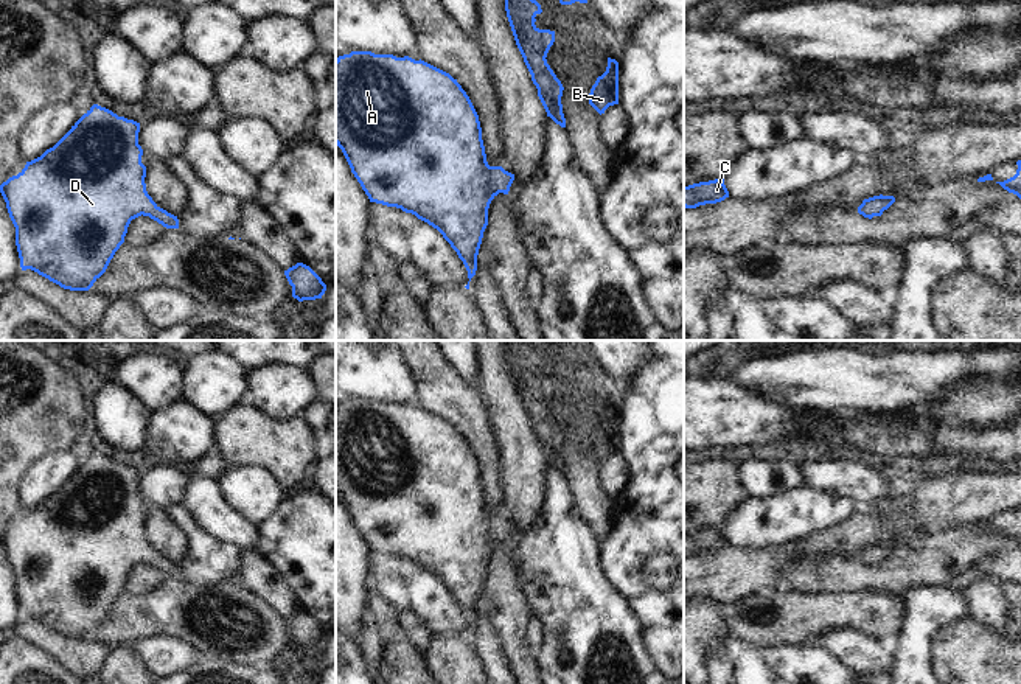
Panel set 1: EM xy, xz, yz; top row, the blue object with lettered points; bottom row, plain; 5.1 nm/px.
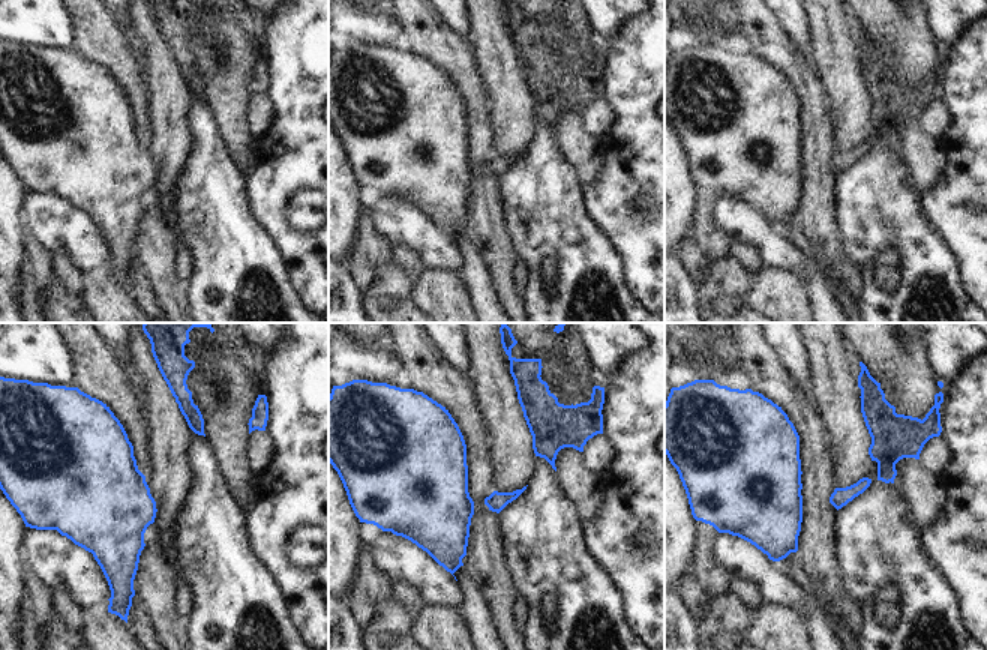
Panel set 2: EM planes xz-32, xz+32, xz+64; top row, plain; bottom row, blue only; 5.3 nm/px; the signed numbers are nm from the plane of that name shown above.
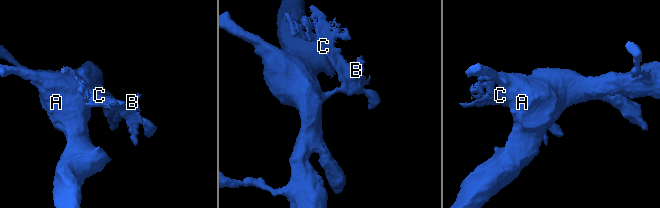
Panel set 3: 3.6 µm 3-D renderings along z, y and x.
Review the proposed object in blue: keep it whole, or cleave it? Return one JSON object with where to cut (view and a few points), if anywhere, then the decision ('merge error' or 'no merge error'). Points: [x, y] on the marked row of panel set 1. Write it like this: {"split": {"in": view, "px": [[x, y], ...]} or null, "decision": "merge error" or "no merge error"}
{"split": null, "decision": "no merge error"}

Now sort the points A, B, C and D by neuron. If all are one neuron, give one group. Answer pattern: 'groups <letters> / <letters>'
groups A B C D

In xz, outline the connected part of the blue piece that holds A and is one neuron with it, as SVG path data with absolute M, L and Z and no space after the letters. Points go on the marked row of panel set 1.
M351 51L350 54L339 56L336 59L336 145L342 149L351 173L370 202L401 208L437 229L463 261L471 281L477 270L477 255L488 225L490 204L499 193L508 194L514 174L505 171L502 166L488 165L479 115L457 79L421 59L415 61L409 56L396 58L393 54L375 54L371 51Z

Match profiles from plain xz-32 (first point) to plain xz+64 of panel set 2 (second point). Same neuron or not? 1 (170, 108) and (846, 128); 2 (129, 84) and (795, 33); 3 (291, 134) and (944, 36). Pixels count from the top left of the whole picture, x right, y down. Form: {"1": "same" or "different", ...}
{"1": "same", "2": "different", "3": "different"}

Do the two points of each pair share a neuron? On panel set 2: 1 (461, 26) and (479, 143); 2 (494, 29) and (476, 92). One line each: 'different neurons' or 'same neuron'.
1: different neurons
2: different neurons

